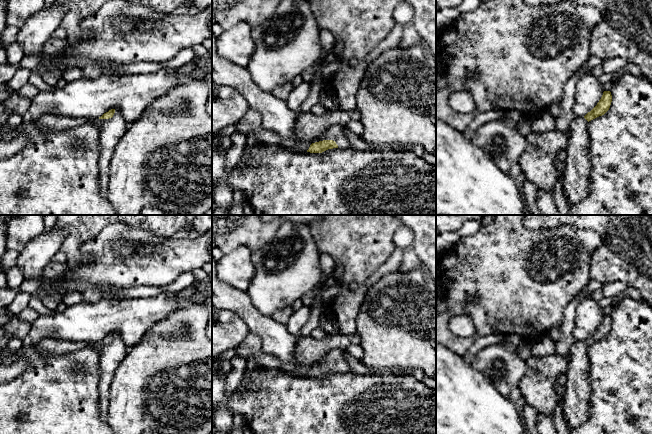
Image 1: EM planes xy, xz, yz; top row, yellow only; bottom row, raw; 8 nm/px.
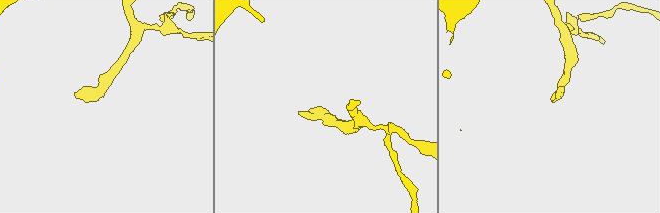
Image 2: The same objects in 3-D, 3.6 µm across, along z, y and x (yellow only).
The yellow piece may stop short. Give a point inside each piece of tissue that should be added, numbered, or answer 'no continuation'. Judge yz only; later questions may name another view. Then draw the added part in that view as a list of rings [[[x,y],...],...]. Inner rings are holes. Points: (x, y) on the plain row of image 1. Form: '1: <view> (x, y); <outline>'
1: yz (577, 392); [[[576,340],[570,348],[570,365],[564,393],[563,414],[568,431],[583,424],[589,411],[588,345]]]

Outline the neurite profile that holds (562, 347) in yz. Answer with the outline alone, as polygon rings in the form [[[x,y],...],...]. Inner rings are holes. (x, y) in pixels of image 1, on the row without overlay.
[[[585,290],[580,291],[575,298],[565,307],[563,321],[560,326],[560,338],[555,343],[555,353],[562,356],[569,356],[570,348],[576,339],[573,336],[577,306],[590,296]]]

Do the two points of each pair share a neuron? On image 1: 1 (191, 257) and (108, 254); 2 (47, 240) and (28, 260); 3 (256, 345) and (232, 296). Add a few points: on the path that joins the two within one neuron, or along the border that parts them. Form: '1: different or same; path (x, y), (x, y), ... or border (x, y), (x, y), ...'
1: same; path (170, 256), (163, 256), (161, 258), (129, 257)
2: same; path (43, 245), (33, 255)
3: different; border (249, 332), (260, 339), (261, 350)

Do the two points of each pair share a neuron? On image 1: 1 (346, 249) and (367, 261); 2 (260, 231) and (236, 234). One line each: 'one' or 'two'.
1: one
2: one

